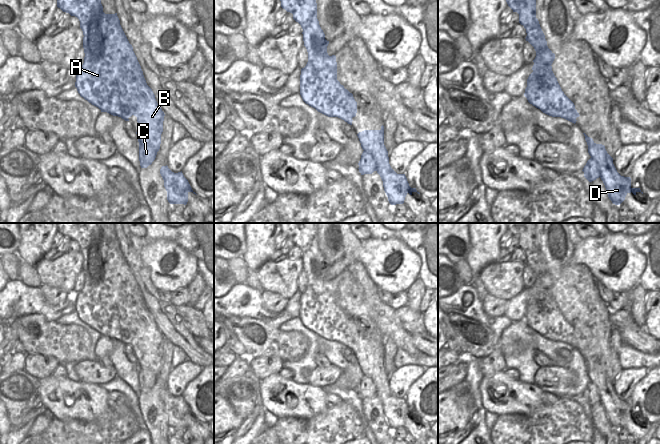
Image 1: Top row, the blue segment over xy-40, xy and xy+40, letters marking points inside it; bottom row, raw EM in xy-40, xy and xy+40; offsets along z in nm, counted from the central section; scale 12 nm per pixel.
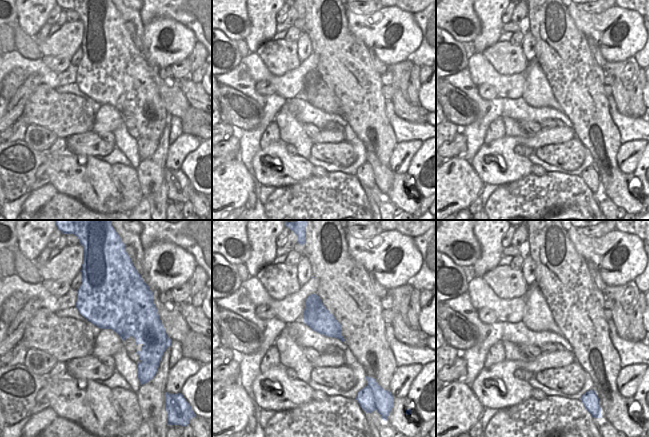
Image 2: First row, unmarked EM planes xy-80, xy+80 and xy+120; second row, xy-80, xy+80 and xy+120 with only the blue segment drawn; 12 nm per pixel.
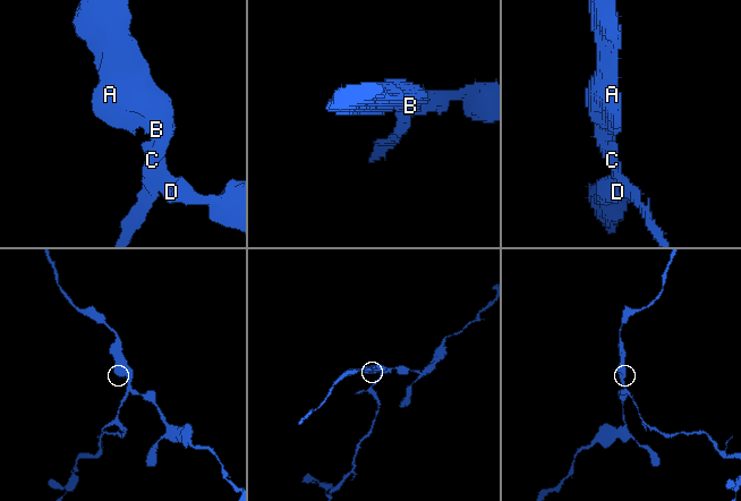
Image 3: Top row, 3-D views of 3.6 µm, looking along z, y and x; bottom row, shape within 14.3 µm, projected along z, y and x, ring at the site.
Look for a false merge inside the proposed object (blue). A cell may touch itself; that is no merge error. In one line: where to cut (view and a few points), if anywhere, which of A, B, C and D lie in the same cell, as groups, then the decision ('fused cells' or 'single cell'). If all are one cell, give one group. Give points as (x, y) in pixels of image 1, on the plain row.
cut xy (364, 374), (373, 381), (376, 394); groups A B D / C; fused cells

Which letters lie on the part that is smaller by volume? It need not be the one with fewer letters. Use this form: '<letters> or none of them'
C

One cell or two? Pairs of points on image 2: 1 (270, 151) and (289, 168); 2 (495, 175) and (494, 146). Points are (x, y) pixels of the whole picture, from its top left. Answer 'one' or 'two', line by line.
1: one
2: one

